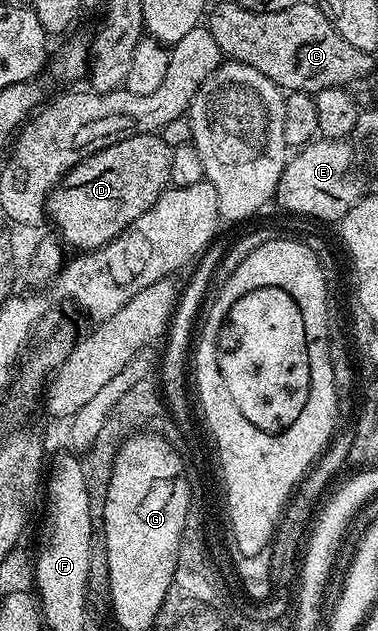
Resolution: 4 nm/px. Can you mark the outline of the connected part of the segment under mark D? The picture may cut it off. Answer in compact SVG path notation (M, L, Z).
M156 133L135 135L129 139L119 140L118 143L111 144L110 147L103 148L102 151L95 152L94 155L87 156L81 163L75 164L73 168L66 175L63 176L62 180L54 189L50 192L47 205L47 218L51 223L54 222L59 229L65 233L64 241L74 246L77 252L88 252L91 250L97 250L101 246L105 246L111 240L115 240L119 235L129 227L132 222L139 220L139 216L143 216L143 212L147 212L155 204L155 200L159 200L159 196L164 190L168 189L170 185L170 174L171 174L171 156L173 155L172 147L160 138Z

